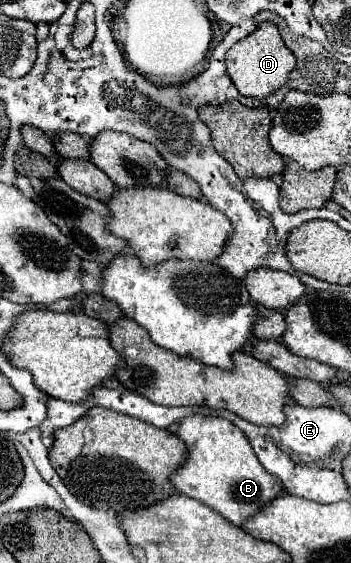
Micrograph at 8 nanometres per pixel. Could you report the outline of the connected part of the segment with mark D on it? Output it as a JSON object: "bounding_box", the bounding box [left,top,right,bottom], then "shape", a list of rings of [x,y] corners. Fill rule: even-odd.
{"bounding_box":[227,22,295,98],"shape":[[[263,22],[253,34],[249,34],[245,40],[237,42],[227,52],[227,74],[229,74],[229,78],[237,86],[239,94],[251,96],[251,98],[271,96],[281,86],[285,86],[293,66],[295,66],[295,56],[285,48],[277,26],[273,26],[271,22]]]}

